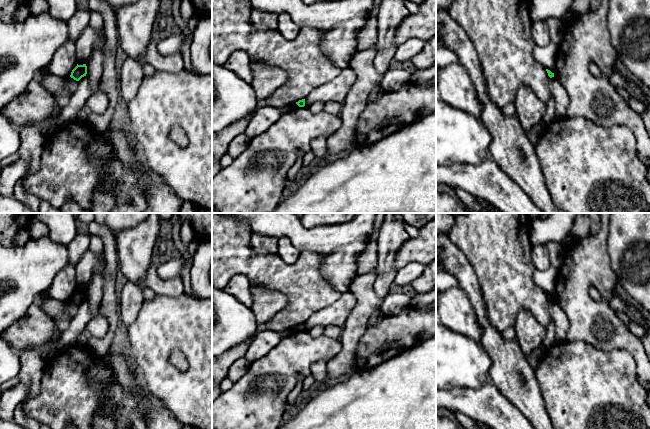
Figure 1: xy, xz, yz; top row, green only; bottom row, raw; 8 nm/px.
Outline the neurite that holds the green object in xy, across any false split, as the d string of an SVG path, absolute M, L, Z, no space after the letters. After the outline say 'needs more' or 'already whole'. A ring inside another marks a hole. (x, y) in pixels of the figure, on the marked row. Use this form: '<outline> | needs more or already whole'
M86 64L78 65L72 70L70 77L76 81L79 81L82 77L87 74Z | already whole

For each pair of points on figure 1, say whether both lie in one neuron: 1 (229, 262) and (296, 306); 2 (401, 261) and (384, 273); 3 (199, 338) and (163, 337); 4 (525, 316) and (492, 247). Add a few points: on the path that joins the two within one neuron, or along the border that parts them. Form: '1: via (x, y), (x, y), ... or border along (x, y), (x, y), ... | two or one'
1: via (248, 262), (262, 269), (269, 270), (286, 287) | one
2: border along (403, 243), (394, 262), (397, 269) | two
3: via (190, 337), (172, 337) | one
4: border along (541, 324), (528, 311), (521, 310), (513, 325) | two

